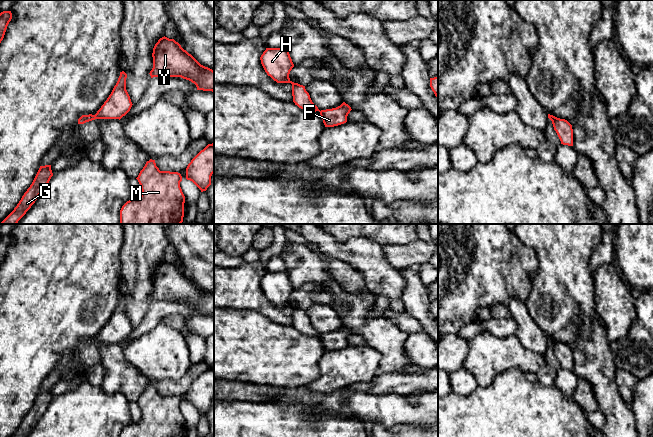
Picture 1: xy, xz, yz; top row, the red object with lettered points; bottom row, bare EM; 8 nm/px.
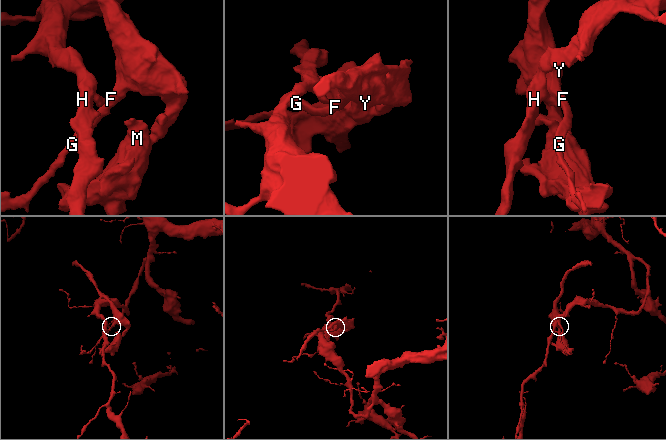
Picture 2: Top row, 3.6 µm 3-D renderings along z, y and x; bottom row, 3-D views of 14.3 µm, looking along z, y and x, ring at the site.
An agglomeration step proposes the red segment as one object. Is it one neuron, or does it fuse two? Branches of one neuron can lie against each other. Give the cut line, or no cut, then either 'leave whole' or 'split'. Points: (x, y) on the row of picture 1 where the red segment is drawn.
cut xy (94, 115), (95, 118); split

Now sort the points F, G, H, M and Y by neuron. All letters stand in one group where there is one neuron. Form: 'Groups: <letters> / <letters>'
Groups: F G M Y / H

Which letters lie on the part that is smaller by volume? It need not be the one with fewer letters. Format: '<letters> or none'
F, G, M, Y

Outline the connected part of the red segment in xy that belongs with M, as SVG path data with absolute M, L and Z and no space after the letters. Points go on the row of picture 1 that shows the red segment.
M155 160L146 162L136 178L141 186L140 197L132 197L120 210L120 224L181 224L184 217L185 196L180 187L178 172L160 171Z

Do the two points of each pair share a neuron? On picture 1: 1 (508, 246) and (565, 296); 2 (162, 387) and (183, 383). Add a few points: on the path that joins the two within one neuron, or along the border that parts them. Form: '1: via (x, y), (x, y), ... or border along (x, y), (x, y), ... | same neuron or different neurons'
1: border along (529, 247), (537, 264), (532, 275), (530, 293) | different neurons
2: via (167, 387), (178, 387) | same neuron

